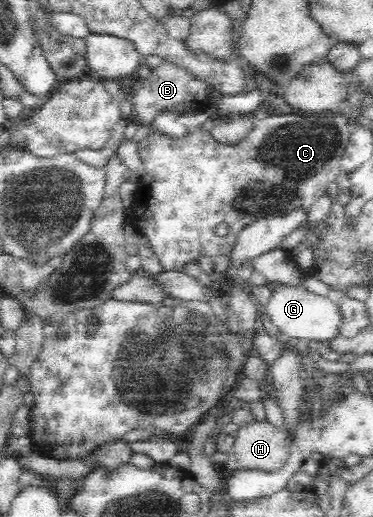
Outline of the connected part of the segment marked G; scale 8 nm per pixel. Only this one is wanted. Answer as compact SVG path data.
M279 284L265 305L266 316L278 327L278 331L293 341L330 341L340 335L343 317L339 305L332 303L327 297L312 294L306 288Z

